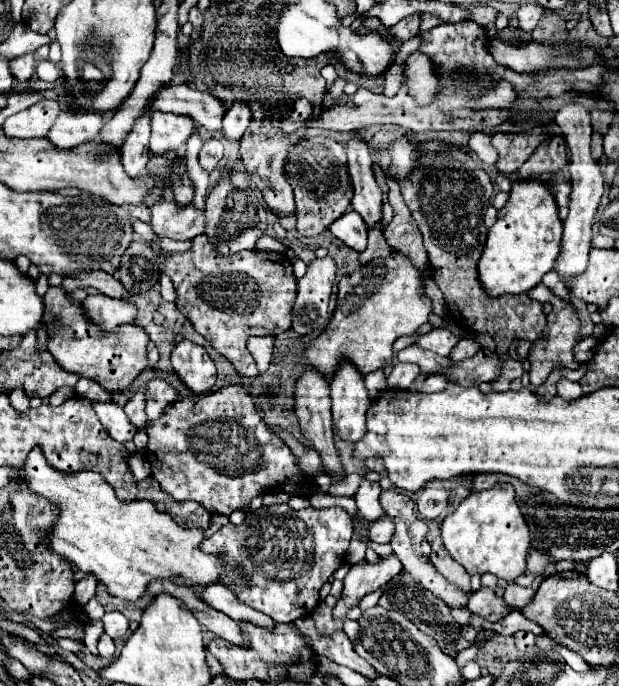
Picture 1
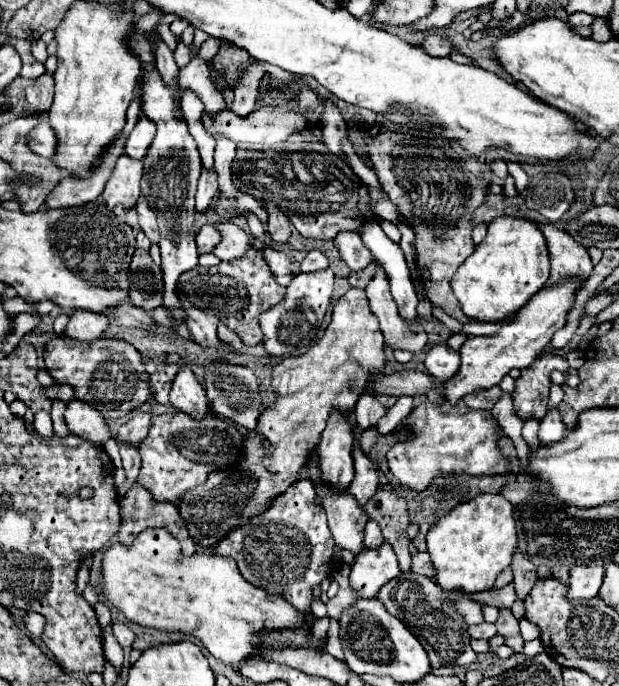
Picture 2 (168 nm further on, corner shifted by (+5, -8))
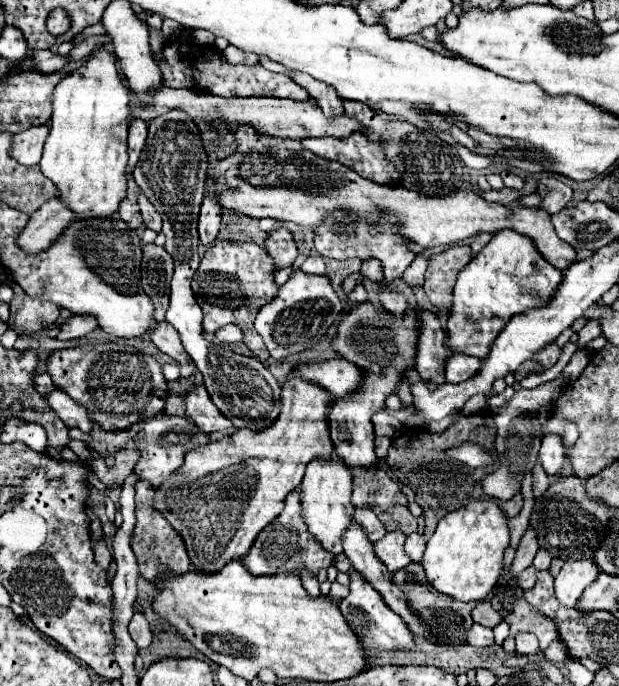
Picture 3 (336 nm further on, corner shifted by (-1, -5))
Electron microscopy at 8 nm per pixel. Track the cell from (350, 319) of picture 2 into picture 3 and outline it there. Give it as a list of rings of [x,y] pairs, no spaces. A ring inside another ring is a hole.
[[[290,376],[282,388],[282,414],[276,424],[264,432],[252,432],[248,428],[236,430],[218,442],[192,448],[184,454],[184,464],[156,488],[154,508],[170,522],[170,526],[182,536],[190,564],[204,574],[220,572],[228,562],[242,560],[248,556],[258,534],[282,512],[284,500],[294,492],[304,476],[306,466],[316,460],[330,460],[332,442],[328,436],[326,414],[332,406],[332,394],[322,392],[320,386],[310,384],[302,378]]]

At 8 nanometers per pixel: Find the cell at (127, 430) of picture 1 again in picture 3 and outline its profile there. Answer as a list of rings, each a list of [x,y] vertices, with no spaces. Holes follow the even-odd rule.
[[[54,390],[46,396],[48,406],[52,408],[52,412],[56,412],[56,416],[68,426],[68,428],[80,428],[82,432],[90,434],[92,422],[90,422],[90,414],[88,410],[80,408],[76,402],[72,402],[70,396],[64,396],[64,392]]]

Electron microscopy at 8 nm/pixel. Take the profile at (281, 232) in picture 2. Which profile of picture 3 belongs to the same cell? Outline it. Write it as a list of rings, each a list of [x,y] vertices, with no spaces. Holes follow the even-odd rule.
[[[286,228],[274,230],[274,232],[266,238],[264,248],[266,248],[266,252],[270,254],[270,258],[274,260],[274,268],[276,268],[276,270],[286,268],[286,266],[292,266],[292,262],[294,262],[296,256],[298,256],[298,250],[296,250],[296,244],[294,244],[294,240],[292,240],[292,234],[290,234]]]

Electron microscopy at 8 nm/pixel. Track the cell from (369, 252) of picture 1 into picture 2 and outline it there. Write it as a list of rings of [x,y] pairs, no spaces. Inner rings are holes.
[[[372,261],[370,267],[366,267],[366,269],[362,269],[362,271],[352,271],[352,273],[350,273],[350,277],[348,277],[348,279],[350,279],[350,285],[364,289],[364,287],[370,283],[370,279],[374,277],[374,273],[376,273],[376,263]]]

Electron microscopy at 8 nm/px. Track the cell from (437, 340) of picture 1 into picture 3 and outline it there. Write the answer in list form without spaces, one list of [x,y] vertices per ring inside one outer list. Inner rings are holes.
[[[452,354],[448,358],[448,368],[446,368],[446,380],[450,384],[460,384],[464,380],[470,380],[472,376],[478,374],[482,362],[472,358],[472,356],[458,356]]]

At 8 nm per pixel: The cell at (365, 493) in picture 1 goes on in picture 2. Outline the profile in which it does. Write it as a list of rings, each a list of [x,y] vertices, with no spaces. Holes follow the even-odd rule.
[[[358,441],[354,443],[354,467],[356,467],[356,475],[348,491],[356,497],[358,505],[364,507],[378,491],[378,473],[374,461],[368,455],[364,455],[362,449],[358,447]]]

